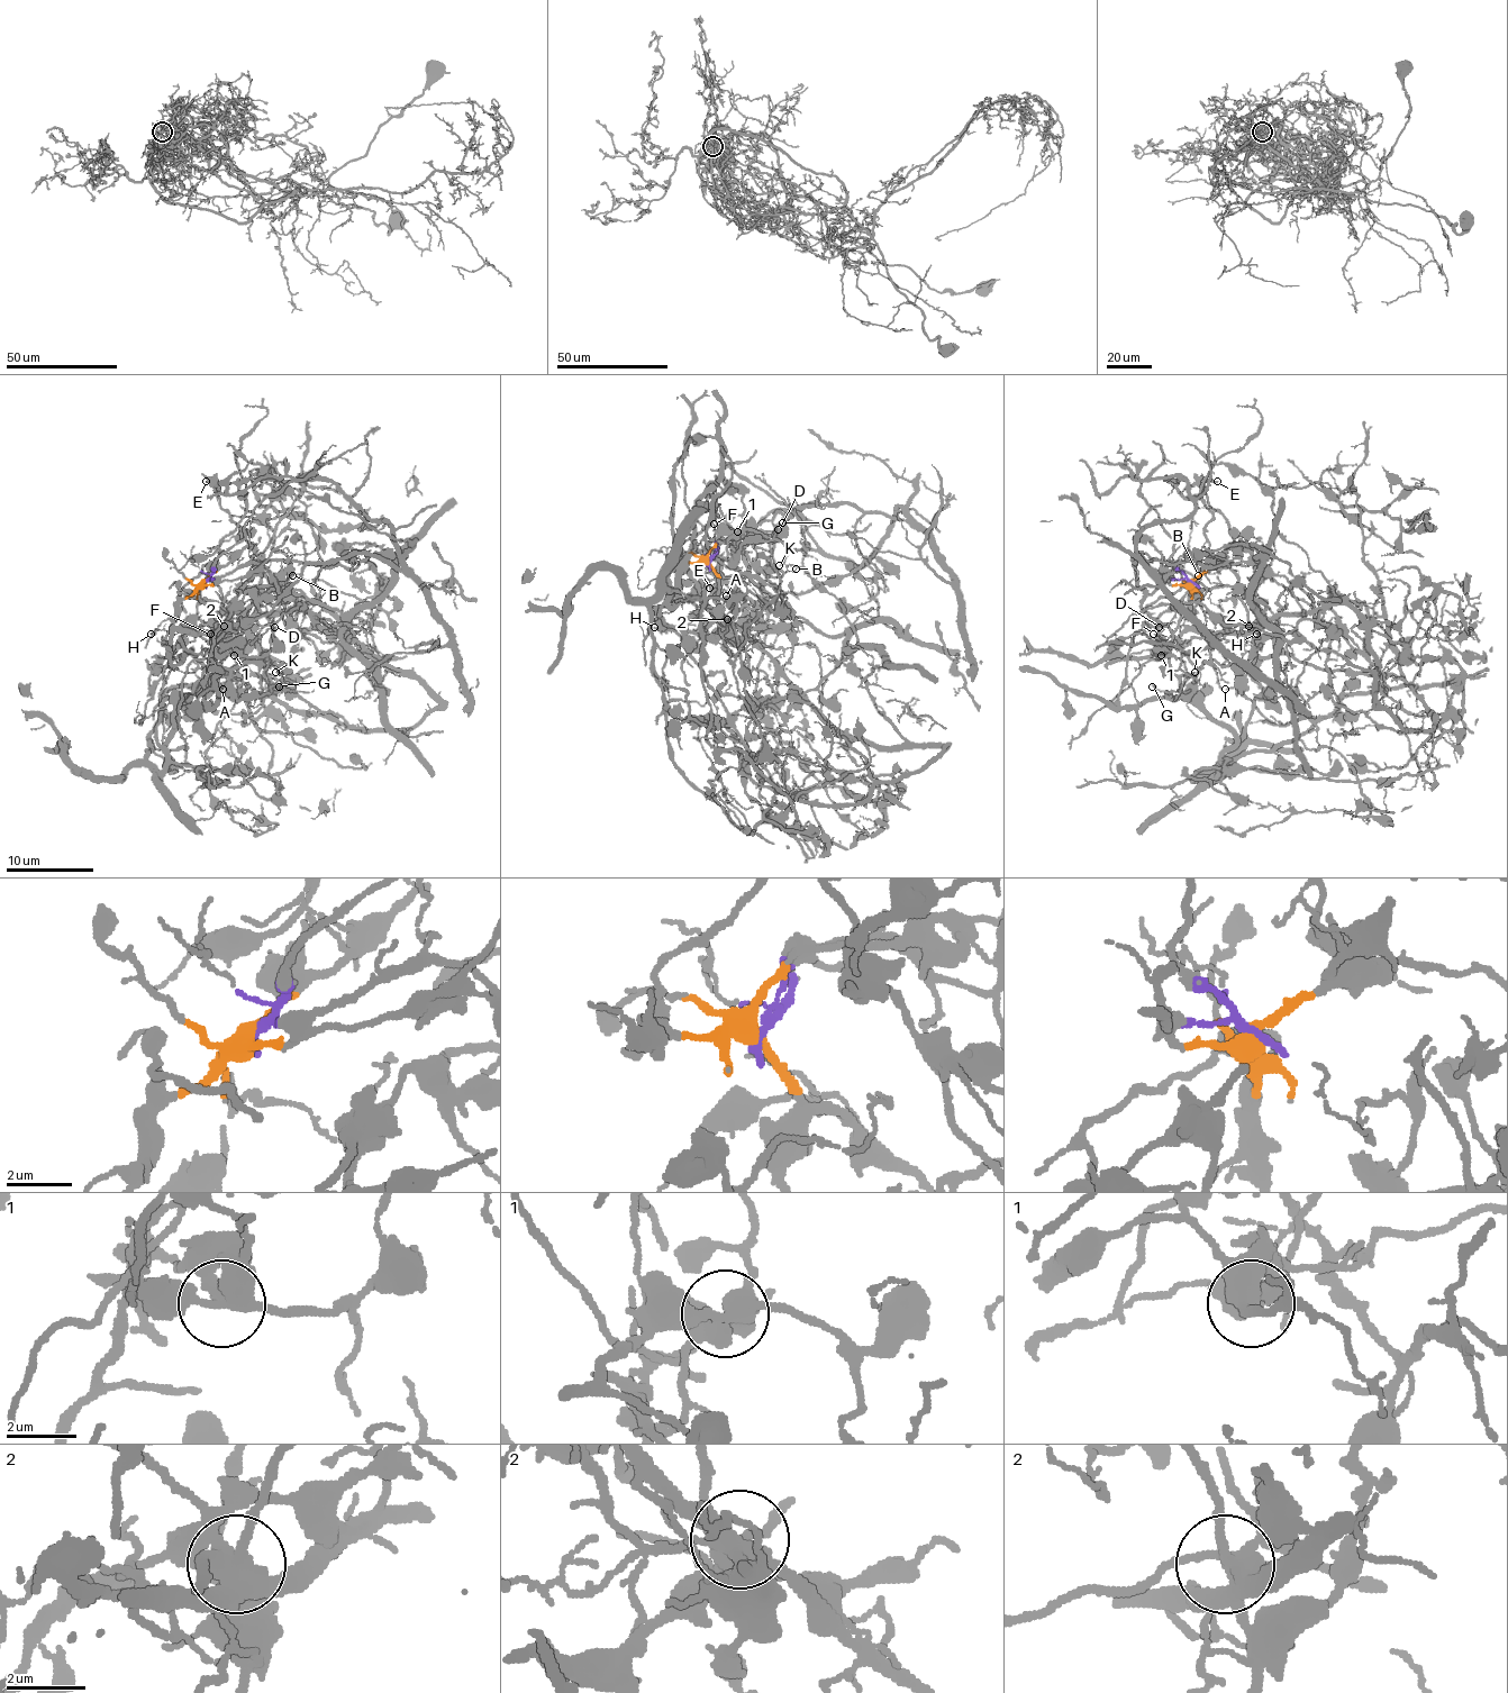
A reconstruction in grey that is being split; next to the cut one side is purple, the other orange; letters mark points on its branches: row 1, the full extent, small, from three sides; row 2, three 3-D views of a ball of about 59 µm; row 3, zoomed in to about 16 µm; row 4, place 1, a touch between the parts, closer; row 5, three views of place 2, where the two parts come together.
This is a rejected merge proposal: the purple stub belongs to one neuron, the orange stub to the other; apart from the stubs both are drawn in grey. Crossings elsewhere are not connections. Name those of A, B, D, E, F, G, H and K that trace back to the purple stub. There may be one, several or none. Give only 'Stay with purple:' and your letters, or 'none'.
Stay with purple: A, B, D, F, G, H, K

